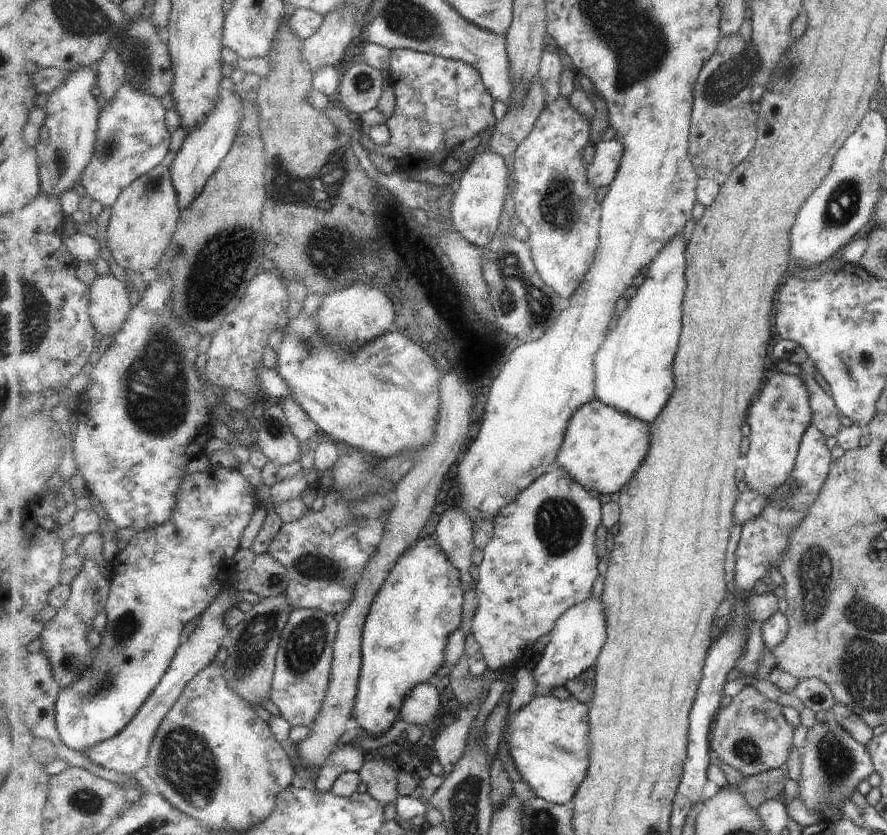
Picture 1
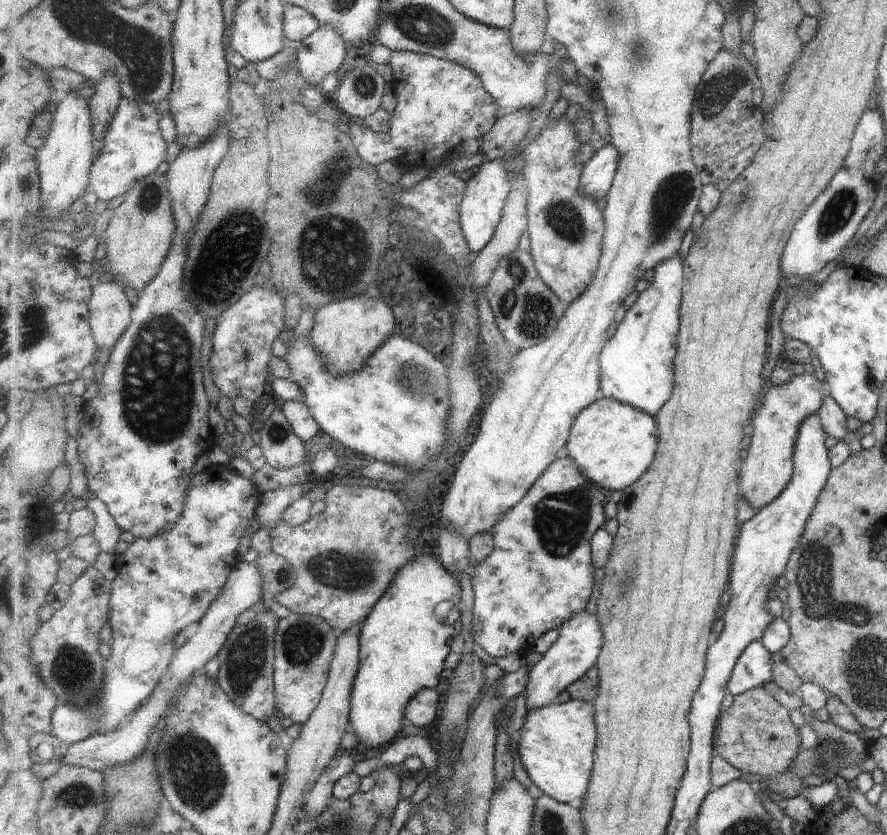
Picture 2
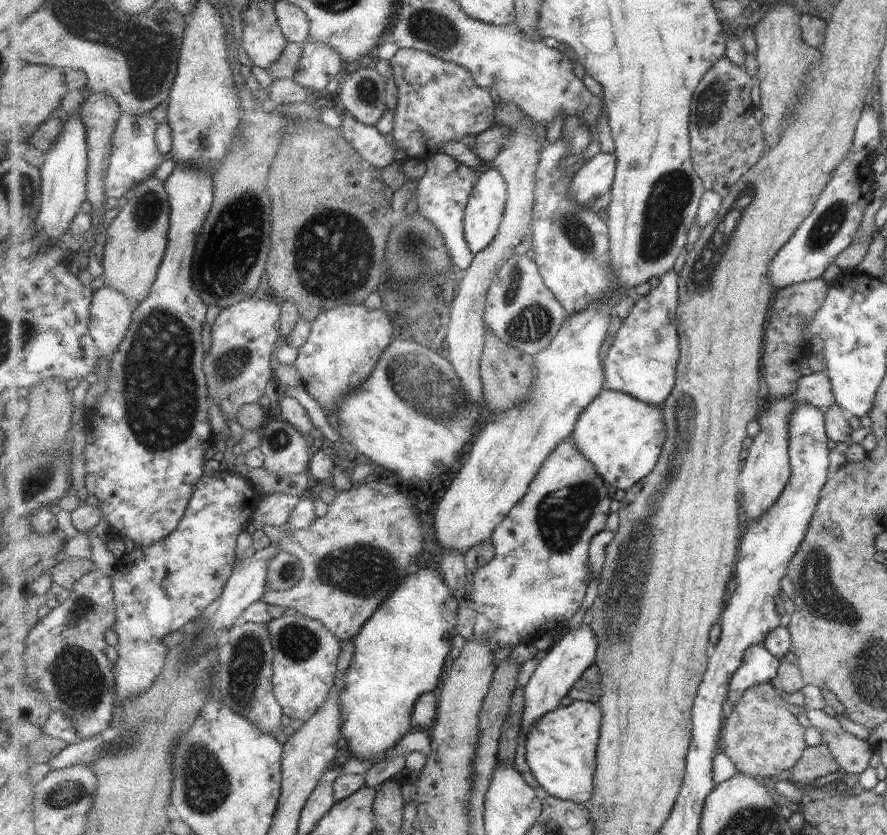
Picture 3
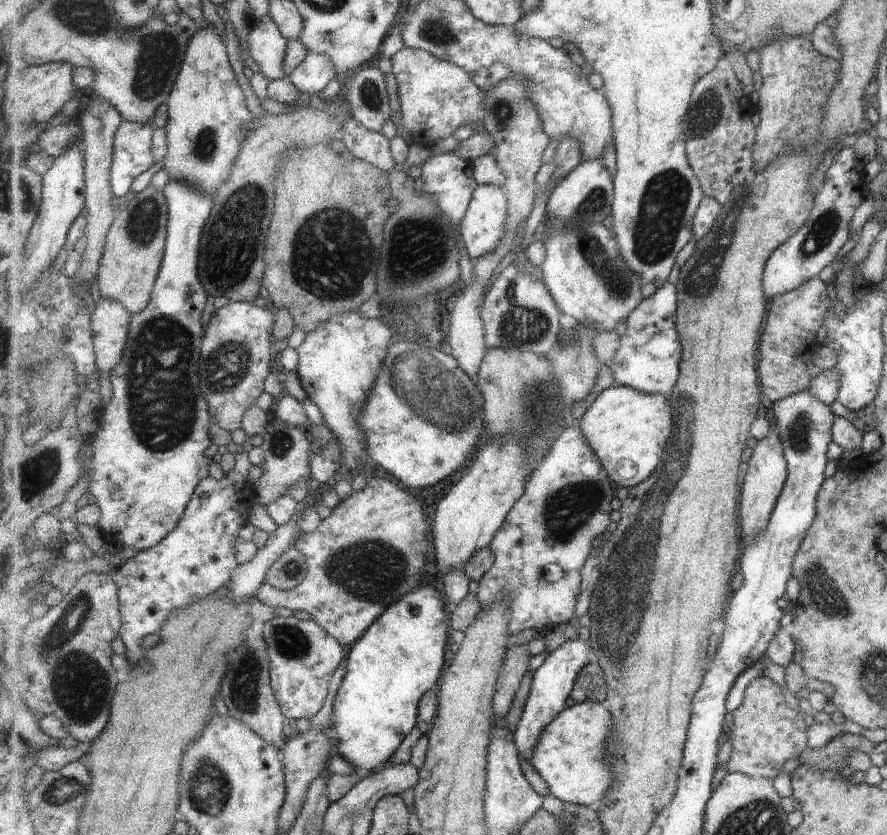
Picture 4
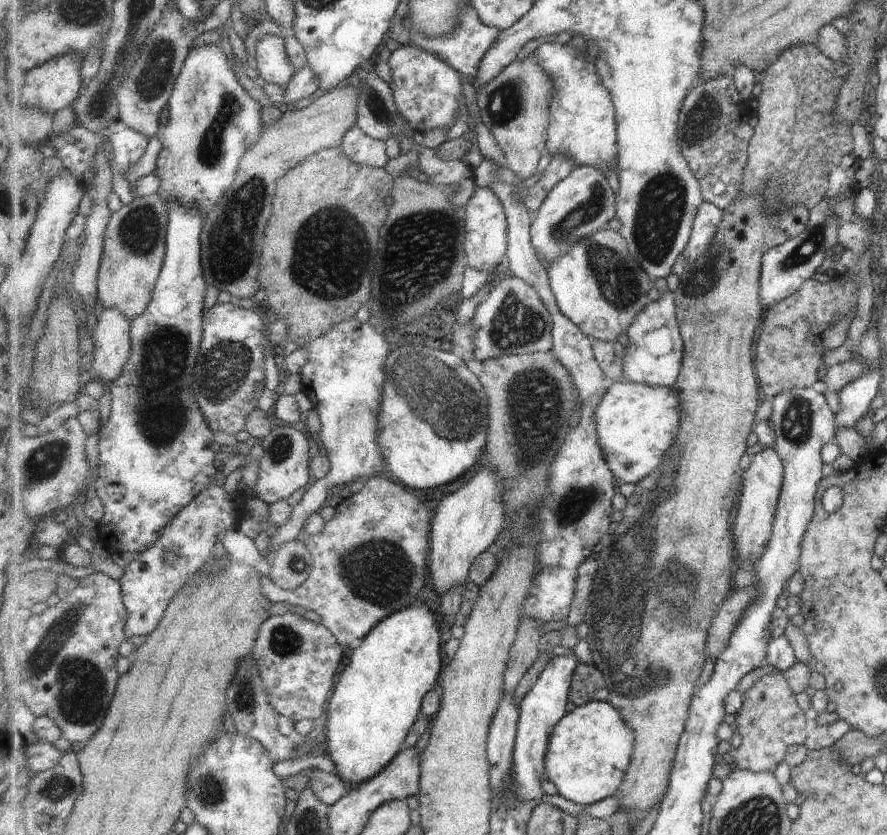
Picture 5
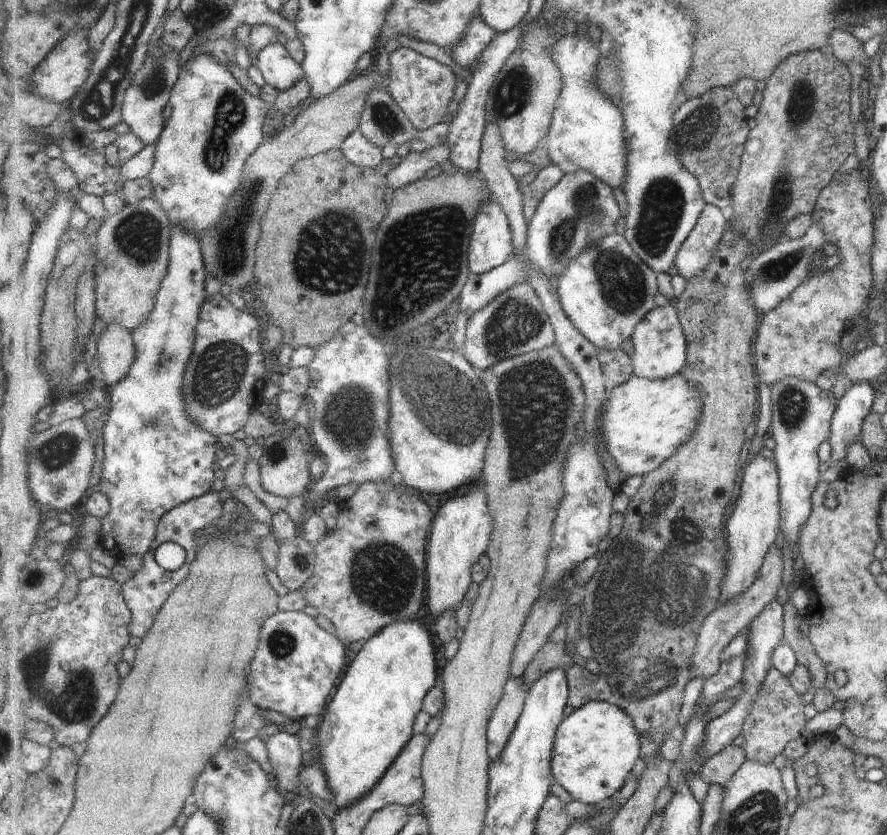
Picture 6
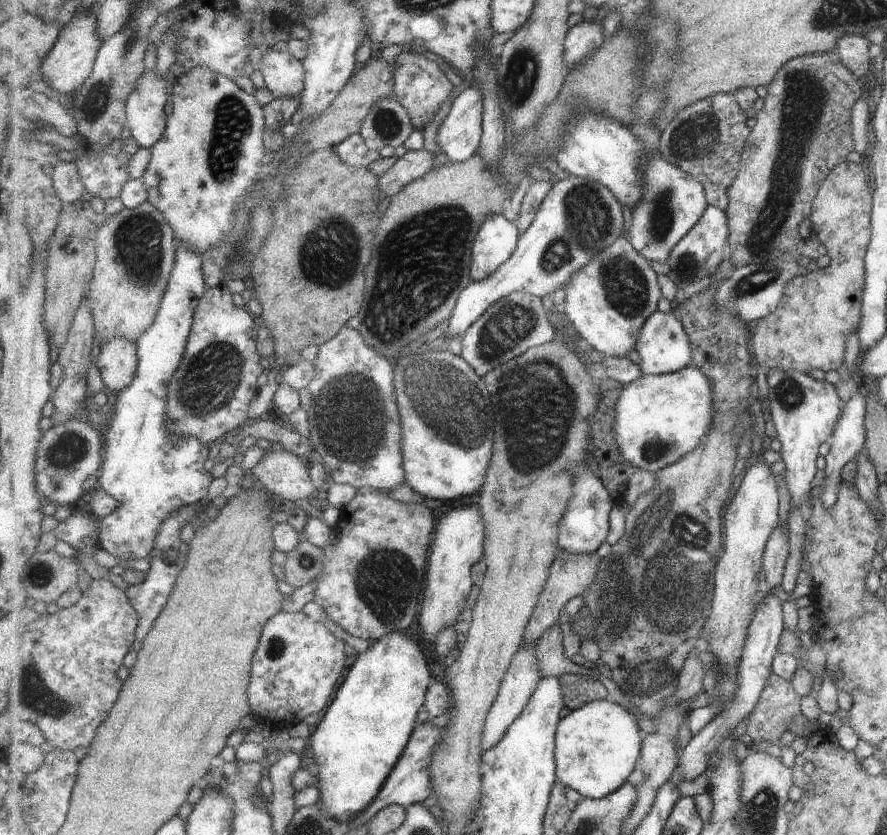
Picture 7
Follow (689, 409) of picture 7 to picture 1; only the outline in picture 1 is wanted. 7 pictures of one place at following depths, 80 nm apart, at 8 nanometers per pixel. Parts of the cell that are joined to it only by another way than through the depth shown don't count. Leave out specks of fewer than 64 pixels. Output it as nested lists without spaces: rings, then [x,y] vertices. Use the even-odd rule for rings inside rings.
[[[595,400],[572,416],[556,462],[592,493],[619,493],[645,462],[651,442],[649,423]]]

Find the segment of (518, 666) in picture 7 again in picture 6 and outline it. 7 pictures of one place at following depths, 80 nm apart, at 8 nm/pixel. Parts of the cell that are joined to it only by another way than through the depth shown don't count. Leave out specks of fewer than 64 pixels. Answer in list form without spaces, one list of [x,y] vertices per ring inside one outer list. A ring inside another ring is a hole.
[[[509,677],[504,688],[504,695],[493,712],[488,726],[488,753],[490,760],[499,760],[501,752],[509,746],[509,740],[519,724],[523,714],[527,694],[530,693],[529,684],[525,684],[523,677]]]

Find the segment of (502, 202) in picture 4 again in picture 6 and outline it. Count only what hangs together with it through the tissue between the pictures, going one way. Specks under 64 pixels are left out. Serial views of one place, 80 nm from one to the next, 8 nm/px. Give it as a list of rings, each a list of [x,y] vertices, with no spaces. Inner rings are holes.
[[[495,198],[483,202],[479,208],[469,248],[471,274],[486,274],[514,255],[513,230],[509,218]]]

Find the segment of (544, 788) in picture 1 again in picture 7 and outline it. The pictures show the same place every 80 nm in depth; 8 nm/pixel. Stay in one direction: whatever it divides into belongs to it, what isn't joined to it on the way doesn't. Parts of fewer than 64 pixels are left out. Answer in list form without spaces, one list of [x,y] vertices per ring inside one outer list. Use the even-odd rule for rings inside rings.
[[[594,700],[569,716],[563,717],[556,732],[556,773],[558,780],[566,787],[576,790],[585,799],[602,799],[618,791],[627,784],[633,774],[639,756],[642,756],[644,734],[639,729],[637,719],[627,709],[610,700]]]

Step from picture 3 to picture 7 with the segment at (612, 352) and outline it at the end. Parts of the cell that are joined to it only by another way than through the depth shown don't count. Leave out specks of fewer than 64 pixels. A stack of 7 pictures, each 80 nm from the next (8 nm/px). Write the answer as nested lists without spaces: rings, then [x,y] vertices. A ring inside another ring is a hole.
[[[657,311],[649,318],[641,329],[636,350],[641,358],[639,366],[647,375],[671,374],[689,367],[693,362],[692,340],[677,313],[672,311]]]

